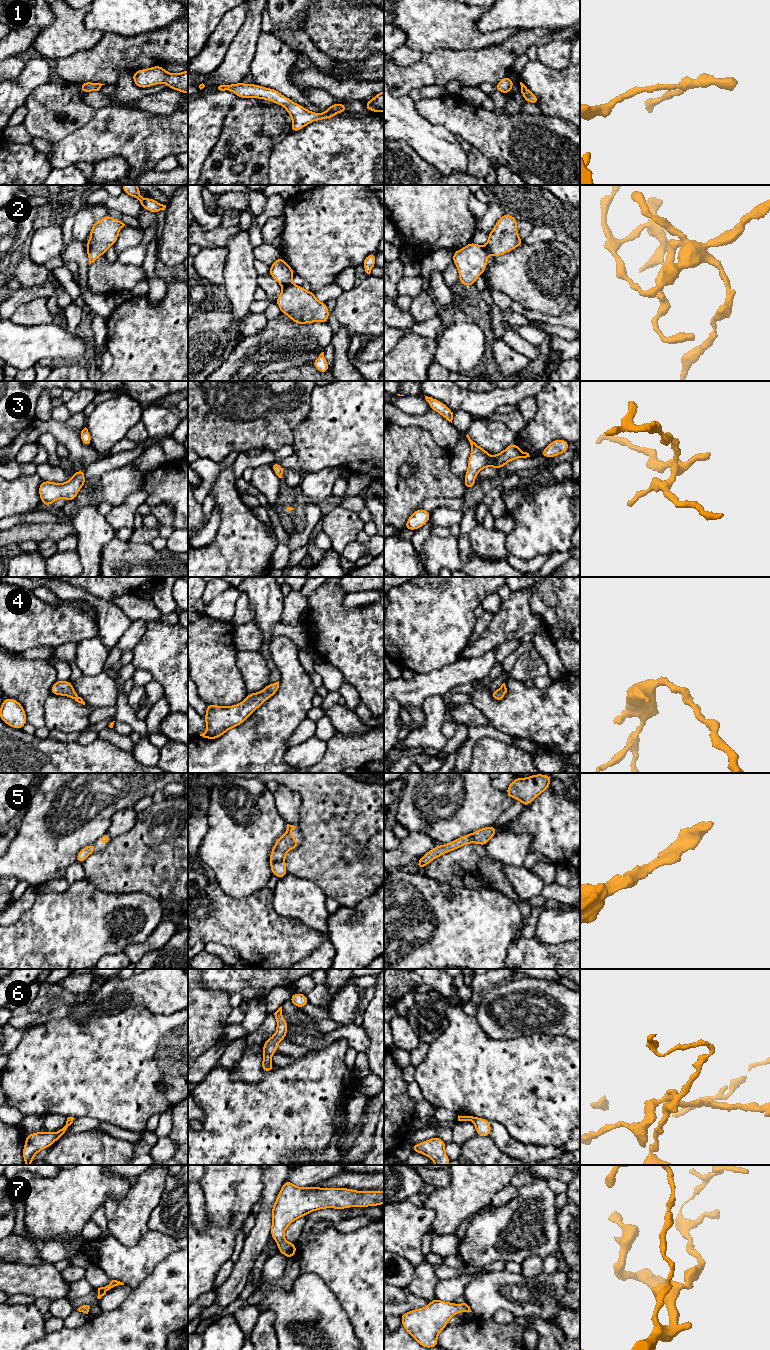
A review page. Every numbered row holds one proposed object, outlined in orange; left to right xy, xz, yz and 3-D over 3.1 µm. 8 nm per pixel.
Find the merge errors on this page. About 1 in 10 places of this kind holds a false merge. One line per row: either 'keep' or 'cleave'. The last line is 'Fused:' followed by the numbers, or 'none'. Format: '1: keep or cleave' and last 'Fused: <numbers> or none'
1: keep
2: keep
3: keep
4: keep
5: keep
6: keep
7: keep
Fused: none

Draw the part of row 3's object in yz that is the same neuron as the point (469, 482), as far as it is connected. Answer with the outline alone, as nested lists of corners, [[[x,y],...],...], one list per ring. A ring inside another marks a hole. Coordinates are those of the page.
[[[468,434],[466,437],[471,445],[471,454],[468,460],[468,470],[463,481],[465,489],[475,487],[475,477],[485,467],[503,468],[511,460],[530,457],[529,453],[517,447],[516,442],[510,444],[504,451],[491,457],[489,452],[473,442]]]

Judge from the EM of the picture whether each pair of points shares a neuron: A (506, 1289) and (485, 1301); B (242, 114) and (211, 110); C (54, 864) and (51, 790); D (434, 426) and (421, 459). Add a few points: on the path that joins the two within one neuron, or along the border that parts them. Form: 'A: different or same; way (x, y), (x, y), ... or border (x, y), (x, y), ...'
A: same; way (501, 1289), (495, 1291), (490, 1296)
B: different; border (238, 97), (227, 113), (219, 134)
C: same; way (53, 846), (56, 823), (55, 814), (50, 808)
D: different; border (409, 426), (426, 429), (442, 447), (449, 450)

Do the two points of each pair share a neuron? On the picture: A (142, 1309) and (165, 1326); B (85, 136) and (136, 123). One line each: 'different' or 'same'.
A: same
B: same

